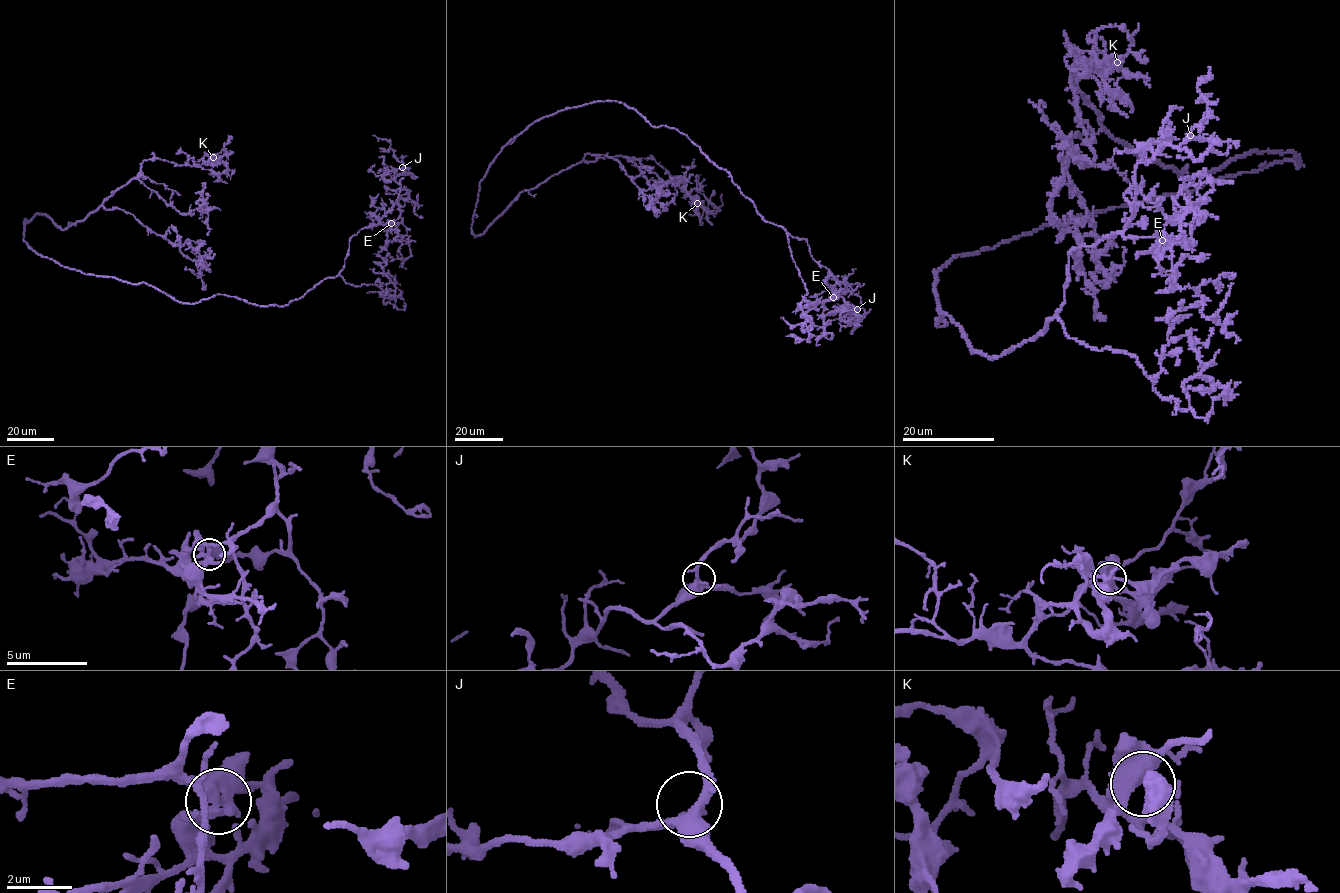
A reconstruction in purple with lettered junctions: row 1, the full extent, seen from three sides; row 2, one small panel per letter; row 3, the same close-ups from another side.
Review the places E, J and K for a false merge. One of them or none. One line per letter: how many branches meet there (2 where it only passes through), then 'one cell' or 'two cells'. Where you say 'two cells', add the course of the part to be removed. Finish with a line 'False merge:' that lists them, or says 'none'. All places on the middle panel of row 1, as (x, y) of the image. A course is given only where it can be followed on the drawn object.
E: 5 branches meet; two cells; foreign part runs (833, 297), (812, 306), (810, 301)
J: 5 branches meet; one cell
K: 5 branches meet; one cell
False merge: E

